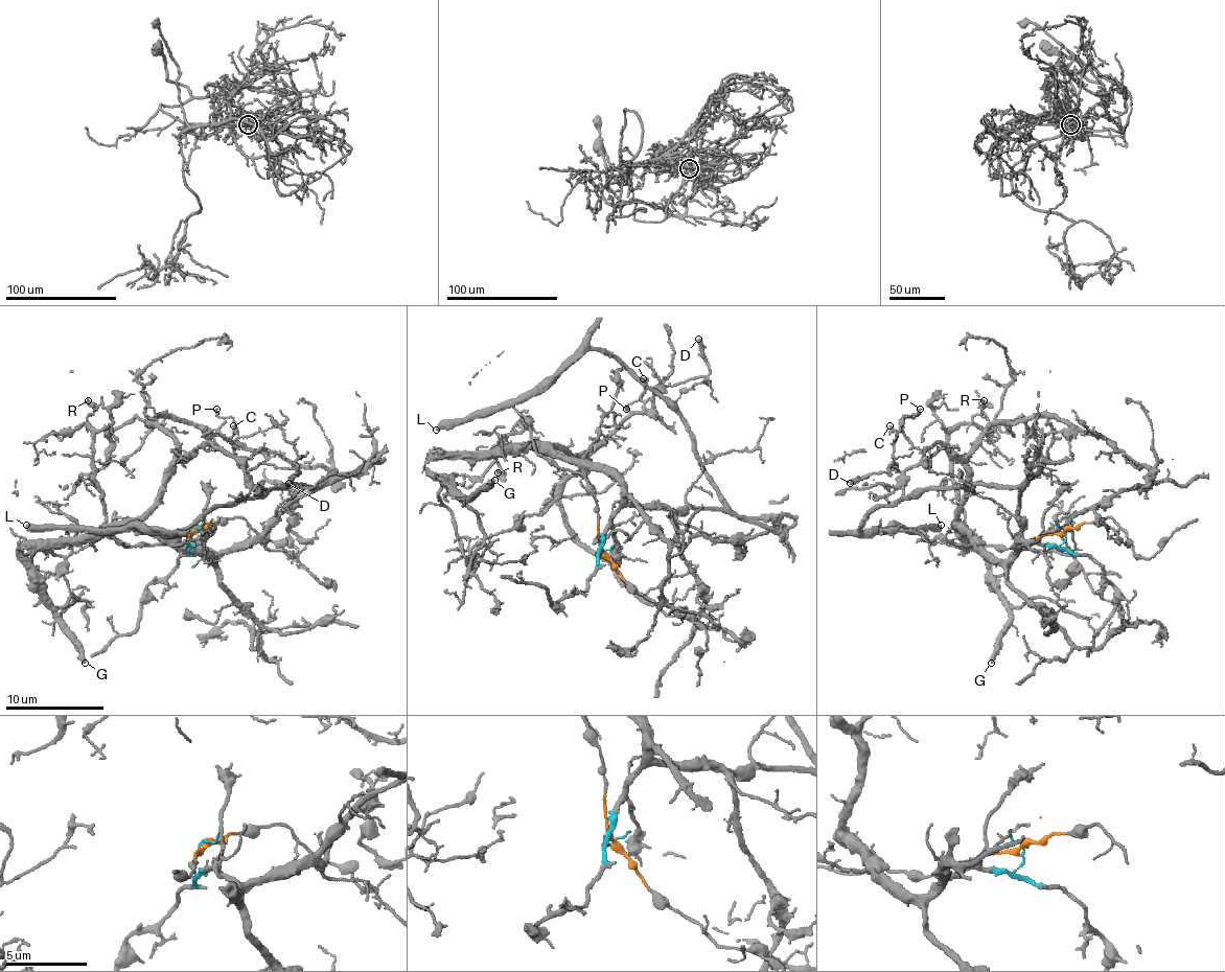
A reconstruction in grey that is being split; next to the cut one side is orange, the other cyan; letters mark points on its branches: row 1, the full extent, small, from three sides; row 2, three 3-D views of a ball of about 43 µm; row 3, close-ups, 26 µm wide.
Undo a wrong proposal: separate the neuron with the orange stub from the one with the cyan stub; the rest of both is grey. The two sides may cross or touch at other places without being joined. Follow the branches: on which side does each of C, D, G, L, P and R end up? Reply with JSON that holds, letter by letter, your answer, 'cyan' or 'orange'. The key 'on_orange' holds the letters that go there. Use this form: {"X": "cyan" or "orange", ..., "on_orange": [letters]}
{"C": "cyan", "D": "cyan", "G": "cyan", "L": "orange", "P": "cyan", "R": "cyan", "on_orange": ["L"]}

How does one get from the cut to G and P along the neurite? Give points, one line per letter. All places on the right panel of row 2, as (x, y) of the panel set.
G: (1065, 529), (1058, 547), (1025, 544), (994, 561), (960, 527), (1009, 610), (992, 662)
P: (1065, 529), (1058, 547), (1025, 544), (996, 561), (957, 522), (967, 465), (908, 439), (903, 421), (921, 409)

